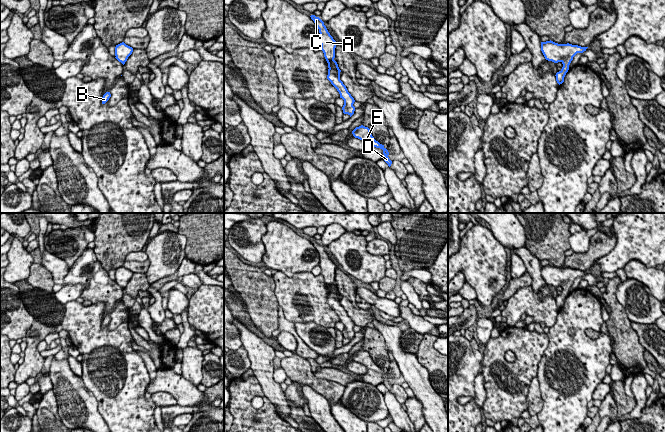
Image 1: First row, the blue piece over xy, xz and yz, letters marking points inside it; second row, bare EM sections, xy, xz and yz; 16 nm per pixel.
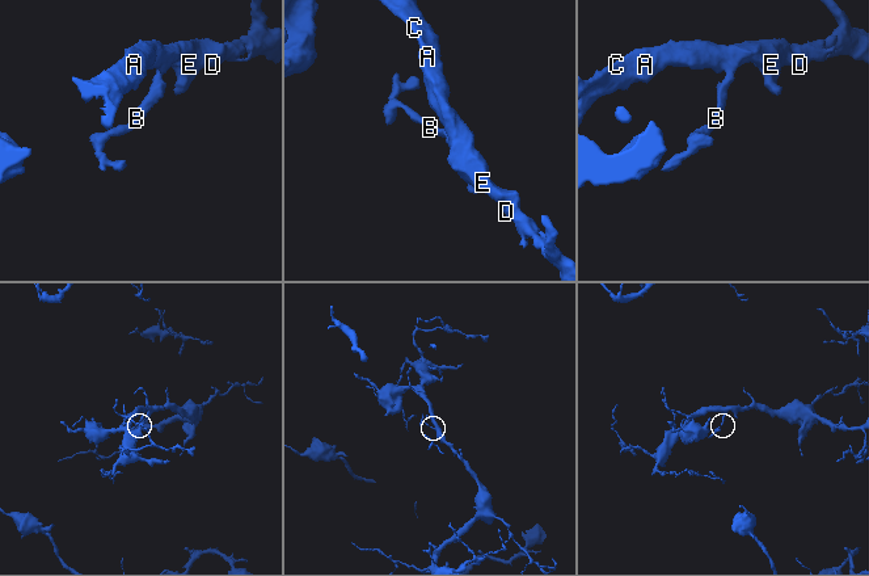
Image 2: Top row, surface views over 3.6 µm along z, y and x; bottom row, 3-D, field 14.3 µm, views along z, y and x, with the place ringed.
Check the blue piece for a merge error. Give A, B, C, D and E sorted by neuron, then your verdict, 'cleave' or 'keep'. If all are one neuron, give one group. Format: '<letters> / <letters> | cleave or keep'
A B C D E | keep

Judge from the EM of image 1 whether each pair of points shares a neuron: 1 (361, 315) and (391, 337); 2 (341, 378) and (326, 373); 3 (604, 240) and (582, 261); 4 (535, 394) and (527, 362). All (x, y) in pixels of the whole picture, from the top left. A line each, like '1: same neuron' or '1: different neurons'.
1: different neurons
2: same neuron
3: same neuron
4: different neurons

